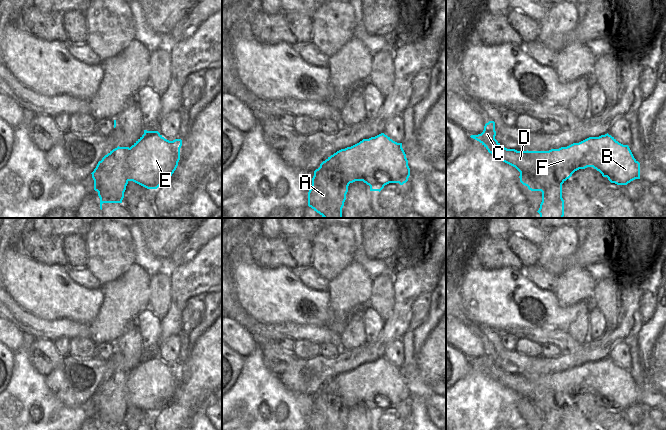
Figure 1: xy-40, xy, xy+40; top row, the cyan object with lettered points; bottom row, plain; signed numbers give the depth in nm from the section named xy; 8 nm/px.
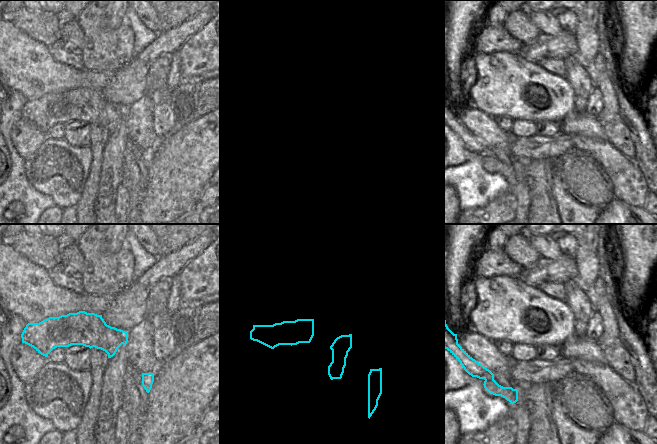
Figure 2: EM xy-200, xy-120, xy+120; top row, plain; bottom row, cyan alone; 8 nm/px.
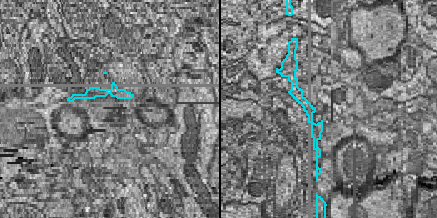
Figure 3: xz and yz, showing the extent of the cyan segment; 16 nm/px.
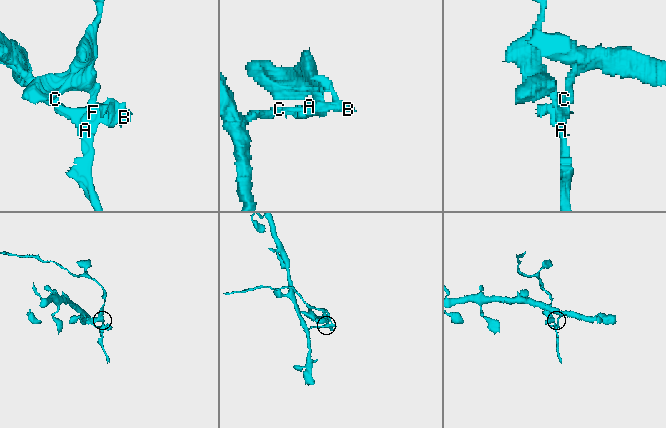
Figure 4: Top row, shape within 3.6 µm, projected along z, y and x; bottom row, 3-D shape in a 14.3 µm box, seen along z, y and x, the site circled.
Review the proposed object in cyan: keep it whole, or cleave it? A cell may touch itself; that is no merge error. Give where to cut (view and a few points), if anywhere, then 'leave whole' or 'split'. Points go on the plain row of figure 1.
cut xy (320, 390), (337, 392), (349, 407); split

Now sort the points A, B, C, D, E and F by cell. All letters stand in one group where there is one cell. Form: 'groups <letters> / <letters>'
groups A / B C D E F

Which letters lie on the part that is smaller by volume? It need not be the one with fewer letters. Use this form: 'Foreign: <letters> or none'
Foreign: A

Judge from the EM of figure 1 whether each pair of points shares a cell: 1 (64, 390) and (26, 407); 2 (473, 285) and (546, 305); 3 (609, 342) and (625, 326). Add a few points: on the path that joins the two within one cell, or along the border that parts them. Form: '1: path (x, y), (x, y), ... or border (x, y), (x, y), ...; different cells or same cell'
1: border (43, 377), (47, 388), (63, 404), (74, 406); different cells
2: path (491, 290), (514, 290), (519, 295), (528, 295); same cell
3: path (613, 338), (621, 330); same cell

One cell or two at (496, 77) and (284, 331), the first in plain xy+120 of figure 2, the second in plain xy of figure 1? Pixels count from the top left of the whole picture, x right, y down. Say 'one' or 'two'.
two

